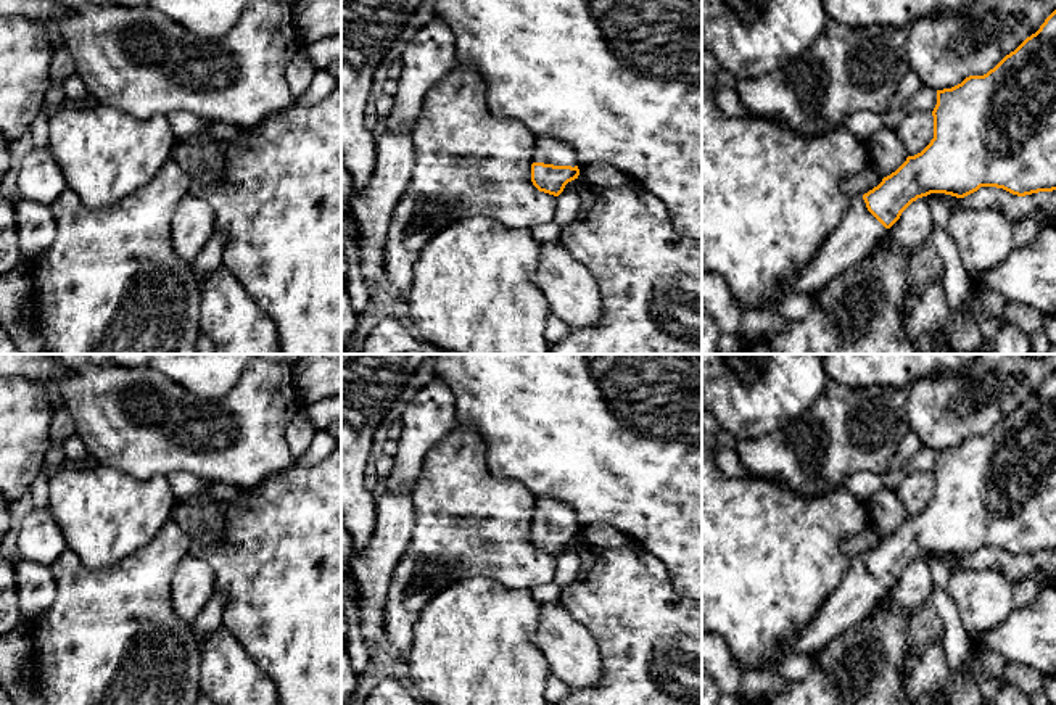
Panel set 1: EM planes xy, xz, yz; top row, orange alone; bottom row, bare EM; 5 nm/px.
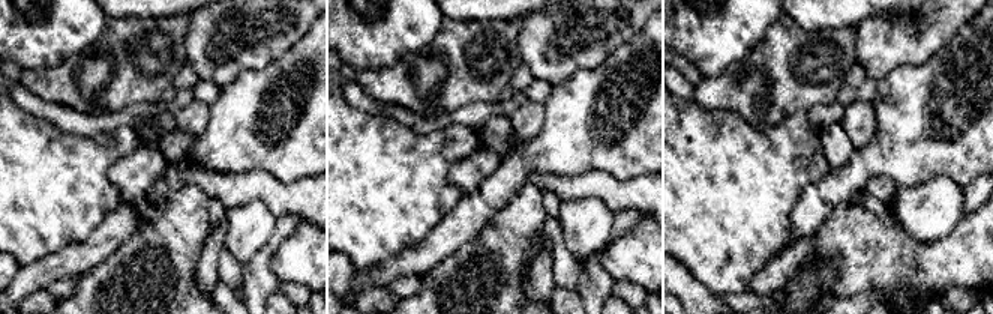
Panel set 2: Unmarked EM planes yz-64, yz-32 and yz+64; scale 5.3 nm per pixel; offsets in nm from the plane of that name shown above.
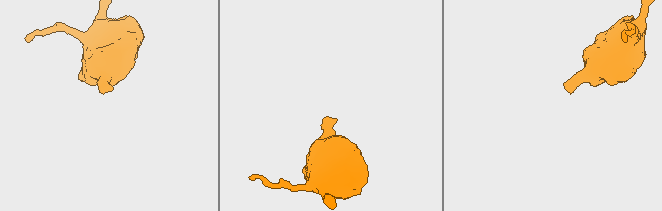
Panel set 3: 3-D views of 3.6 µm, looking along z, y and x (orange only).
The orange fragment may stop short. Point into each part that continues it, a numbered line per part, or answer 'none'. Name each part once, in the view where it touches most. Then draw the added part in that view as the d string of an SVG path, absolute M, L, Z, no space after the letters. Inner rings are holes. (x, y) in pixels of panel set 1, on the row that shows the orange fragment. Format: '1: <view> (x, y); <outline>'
1: xz (548, 150); M536 135L533 163L571 166L571 167L580 164L573 148L549 135Z

